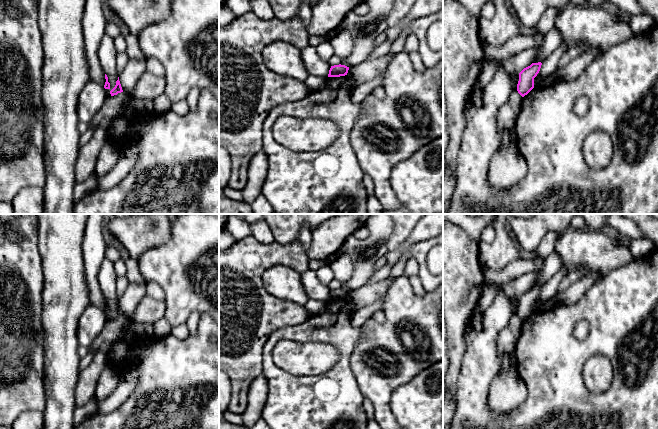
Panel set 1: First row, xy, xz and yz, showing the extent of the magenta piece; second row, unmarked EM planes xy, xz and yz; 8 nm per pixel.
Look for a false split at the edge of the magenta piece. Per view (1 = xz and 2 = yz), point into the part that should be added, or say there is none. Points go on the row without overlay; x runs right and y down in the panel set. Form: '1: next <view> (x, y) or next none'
1: next none
2: next none

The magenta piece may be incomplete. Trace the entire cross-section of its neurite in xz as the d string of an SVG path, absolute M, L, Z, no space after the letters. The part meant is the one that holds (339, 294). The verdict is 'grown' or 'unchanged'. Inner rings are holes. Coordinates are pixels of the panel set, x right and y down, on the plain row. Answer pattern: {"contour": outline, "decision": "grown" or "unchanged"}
{"contour": "M341 288L331 290L328 301L345 300L345 299L347 299L348 294L349 294L349 291L347 291L345 289L341 289Z", "decision": "unchanged"}

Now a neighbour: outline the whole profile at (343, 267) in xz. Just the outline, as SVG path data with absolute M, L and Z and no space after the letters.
M347 253L340 255L335 261L330 263L329 266L334 273L334 279L341 282L347 282L354 271L353 260Z

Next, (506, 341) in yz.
M507 325L499 332L496 344L501 364L505 353L515 351L517 347L517 339L518 336L516 336Z

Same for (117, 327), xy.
M125 316L118 317L117 319L108 321L101 333L95 338L92 344L88 347L89 350L100 351L101 344L108 338L117 336L124 336L128 327L130 326L129 320Z

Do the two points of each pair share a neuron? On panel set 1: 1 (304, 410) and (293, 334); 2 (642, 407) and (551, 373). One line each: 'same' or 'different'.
1: same
2: same

